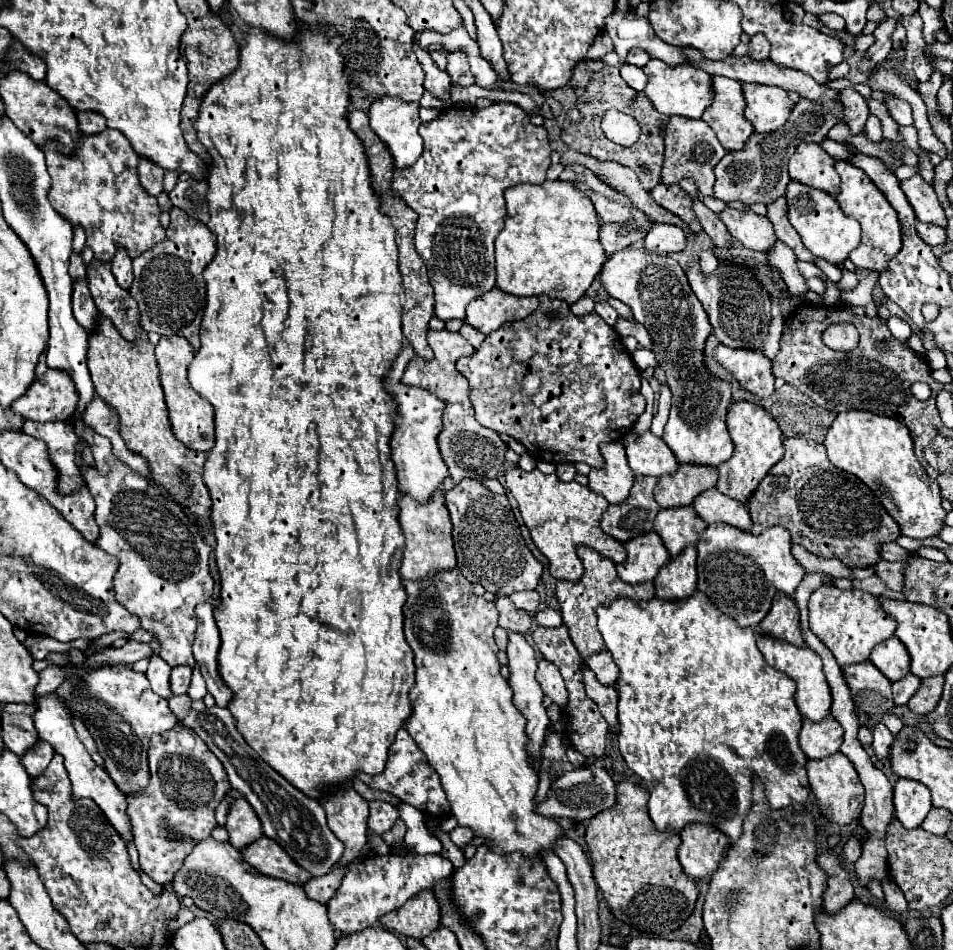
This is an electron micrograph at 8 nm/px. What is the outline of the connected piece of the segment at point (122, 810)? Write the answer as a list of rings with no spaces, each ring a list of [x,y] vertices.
[[[52,692],[48,696],[42,696],[38,700],[38,704],[40,706],[34,714],[34,726],[38,730],[38,738],[52,744],[54,750],[60,756],[64,756],[64,764],[66,764],[66,770],[68,770],[70,780],[72,780],[74,796],[76,798],[92,798],[98,804],[98,808],[104,812],[104,816],[110,820],[110,824],[116,828],[116,832],[124,838],[124,842],[130,844],[132,842],[132,832],[130,832],[130,820],[128,820],[128,814],[126,814],[126,796],[116,788],[116,784],[110,780],[106,770],[90,758],[84,744],[76,738],[76,732],[72,728],[72,716],[70,716],[68,708],[58,700],[58,696]]]

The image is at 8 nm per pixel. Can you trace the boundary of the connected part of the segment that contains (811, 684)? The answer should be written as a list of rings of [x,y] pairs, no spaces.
[[[762,636],[758,638],[758,648],[760,652],[764,654],[766,662],[774,668],[778,668],[780,672],[788,674],[794,682],[796,682],[796,706],[800,710],[800,714],[804,718],[810,718],[814,722],[822,720],[826,714],[830,714],[830,706],[832,706],[832,696],[830,696],[830,688],[826,684],[826,676],[822,672],[822,660],[820,656],[806,648],[806,646],[792,646],[792,644],[786,644],[786,640],[774,640],[774,636]]]

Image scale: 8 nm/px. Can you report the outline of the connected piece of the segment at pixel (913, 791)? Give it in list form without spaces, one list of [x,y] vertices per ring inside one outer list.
[[[898,778],[898,782],[894,784],[894,806],[896,818],[904,828],[918,828],[932,808],[930,792],[916,780]]]

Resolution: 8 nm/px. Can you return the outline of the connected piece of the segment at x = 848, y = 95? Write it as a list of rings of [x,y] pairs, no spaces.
[[[846,88],[840,92],[840,102],[842,102],[842,116],[846,126],[850,128],[850,134],[862,134],[866,118],[868,118],[868,104],[866,100],[852,88]]]

